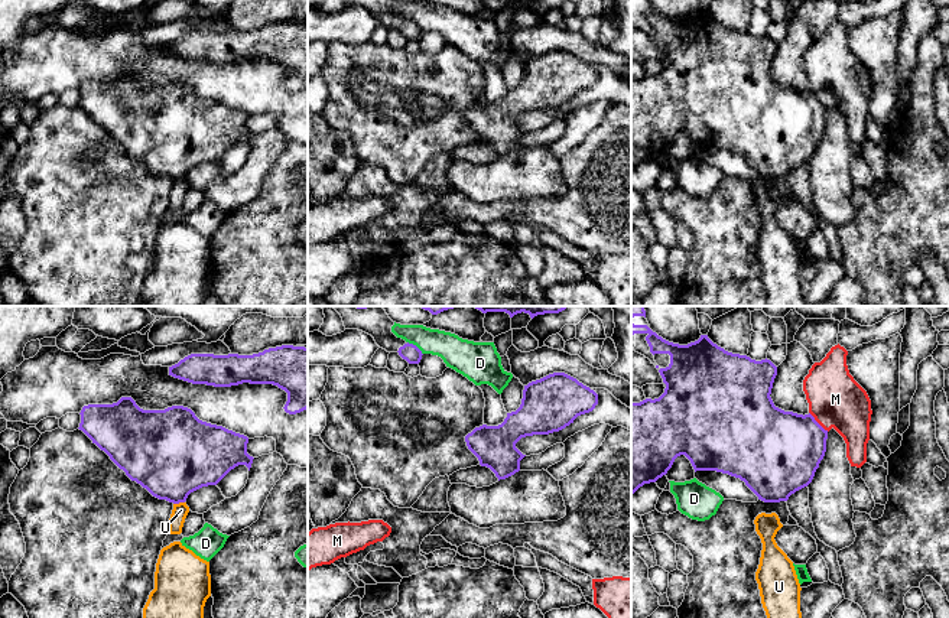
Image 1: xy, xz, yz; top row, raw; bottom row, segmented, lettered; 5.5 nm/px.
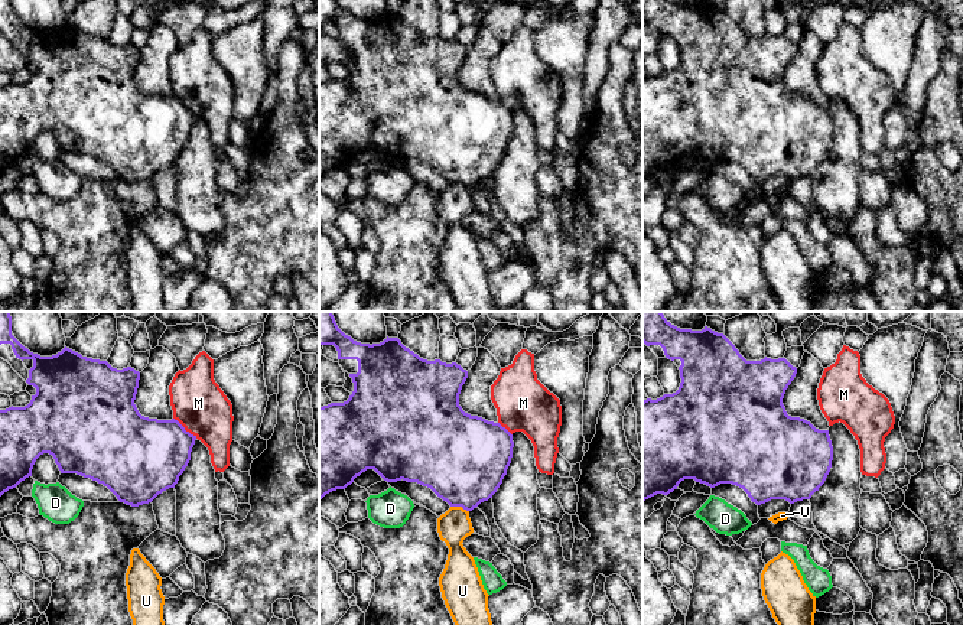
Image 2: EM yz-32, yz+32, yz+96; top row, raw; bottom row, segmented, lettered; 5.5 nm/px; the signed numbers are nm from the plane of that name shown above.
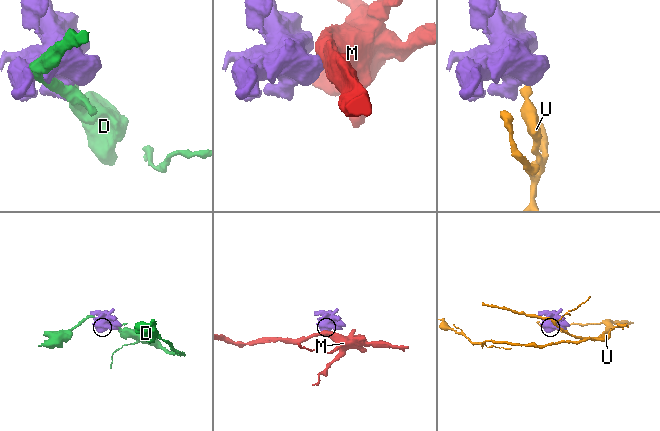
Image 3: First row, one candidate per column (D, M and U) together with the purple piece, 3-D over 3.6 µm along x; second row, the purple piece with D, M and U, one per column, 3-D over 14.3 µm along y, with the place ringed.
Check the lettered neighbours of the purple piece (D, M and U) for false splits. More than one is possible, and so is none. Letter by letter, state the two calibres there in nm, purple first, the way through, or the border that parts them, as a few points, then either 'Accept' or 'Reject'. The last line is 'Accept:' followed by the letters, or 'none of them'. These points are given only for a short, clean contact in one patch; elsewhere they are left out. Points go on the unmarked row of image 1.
D: Thickness 100 nm (purple) against 180 nm. Reject
M: Thickness 440 nm (purple) against 300 nm. Boundary: yz (809, 88), (828, 107). Reject
U: Thickness 440 nm (purple) against 90 nm. Boundary: xy (184, 178), (174, 181). Reject
Accept: none of them

